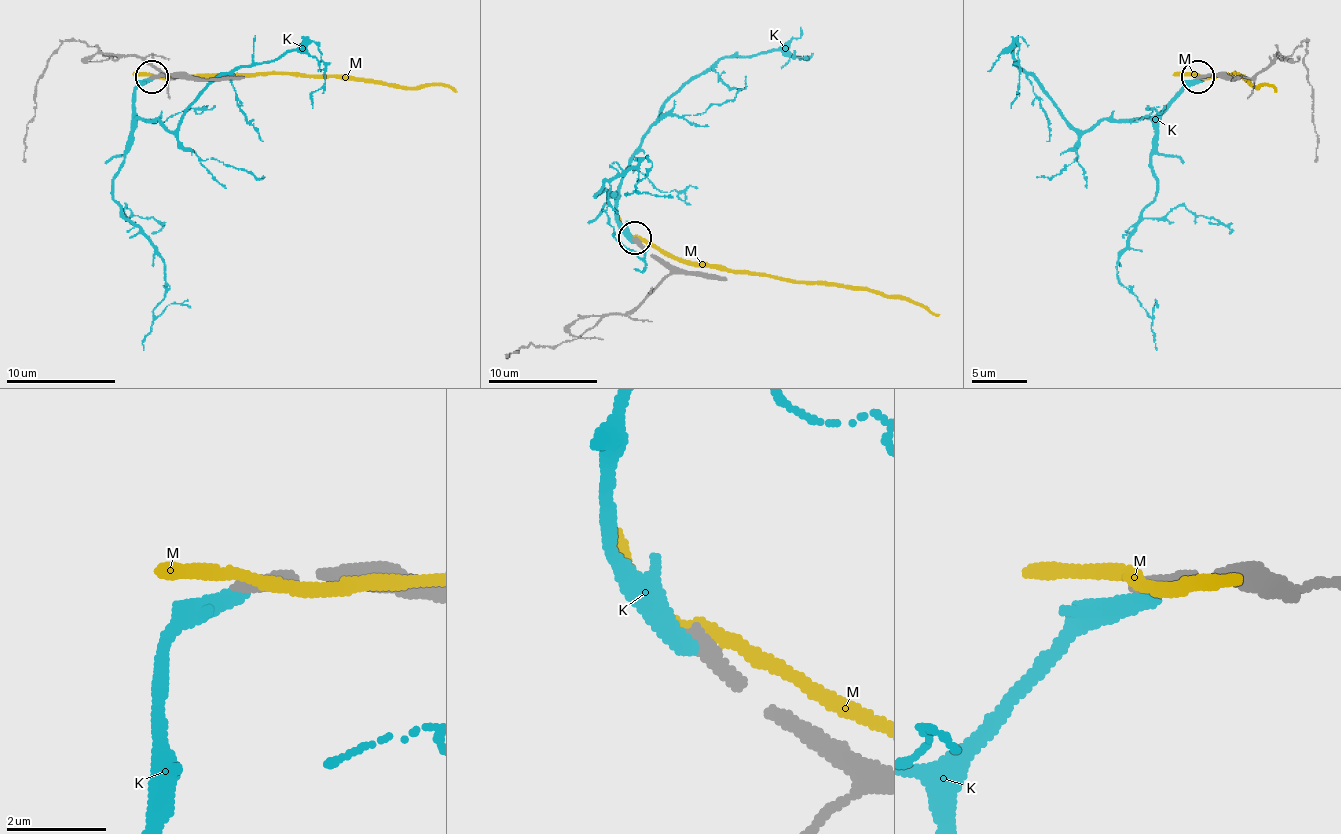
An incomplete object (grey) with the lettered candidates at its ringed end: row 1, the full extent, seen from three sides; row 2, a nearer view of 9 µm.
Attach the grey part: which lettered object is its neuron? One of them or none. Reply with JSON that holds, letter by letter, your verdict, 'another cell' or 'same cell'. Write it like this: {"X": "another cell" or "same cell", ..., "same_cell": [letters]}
{"K": "another cell", "M": "another cell", "same_cell": []}

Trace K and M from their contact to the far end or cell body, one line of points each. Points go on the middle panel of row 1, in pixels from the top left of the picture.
K: (635, 239), (618, 220), (615, 195), (651, 124), (687, 83), (723, 58), (772, 50), (808, 58), (794, 50)
M: (637, 239), (687, 261), (720, 264), (728, 269), (866, 286), (885, 294), (901, 294), (940, 313)

